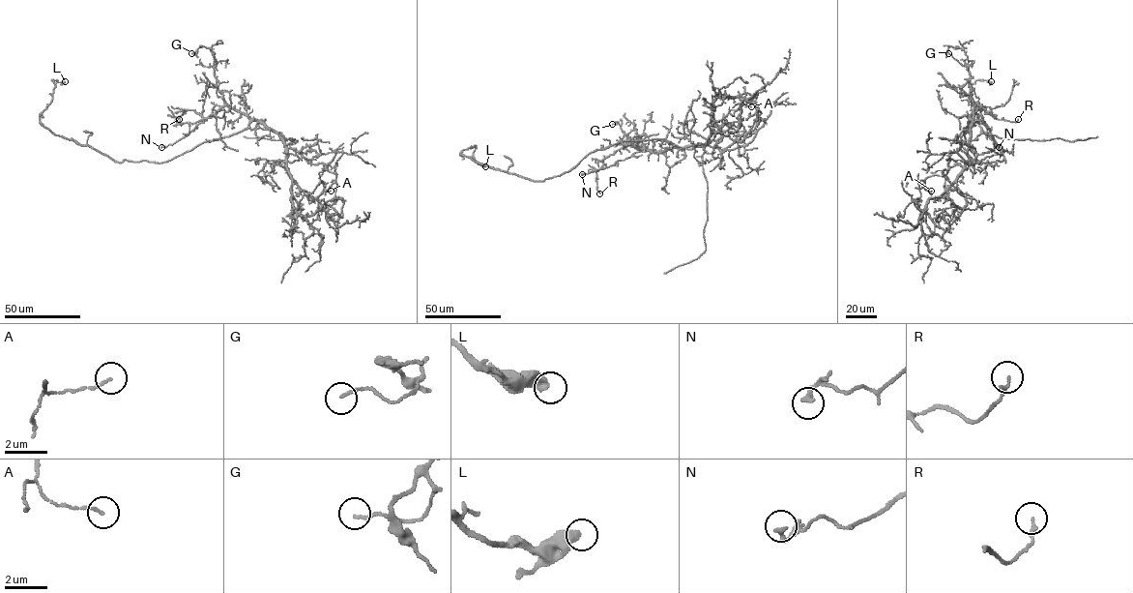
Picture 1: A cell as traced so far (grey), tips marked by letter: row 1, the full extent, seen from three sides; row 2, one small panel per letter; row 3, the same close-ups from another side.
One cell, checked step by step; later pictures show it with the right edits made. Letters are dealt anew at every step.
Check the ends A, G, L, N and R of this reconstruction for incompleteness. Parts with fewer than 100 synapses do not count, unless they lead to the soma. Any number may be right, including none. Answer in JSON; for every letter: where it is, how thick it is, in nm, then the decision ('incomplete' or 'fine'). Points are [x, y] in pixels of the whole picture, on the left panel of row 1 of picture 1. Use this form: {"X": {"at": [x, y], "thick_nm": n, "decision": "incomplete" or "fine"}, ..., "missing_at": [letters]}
{"A": {"at": [331, 191], "thick_nm": 130, "decision": "fine"}, "G": {"at": [191, 53], "thick_nm": 130, "decision": "fine"}, "L": {"at": [65, 81], "thick_nm": 420, "decision": "fine"}, "N": {"at": [161, 147], "thick_nm": 240, "decision": "fine"}, "R": {"at": [179, 119], "thick_nm": 150, "decision": "fine"}, "missing_at": []}

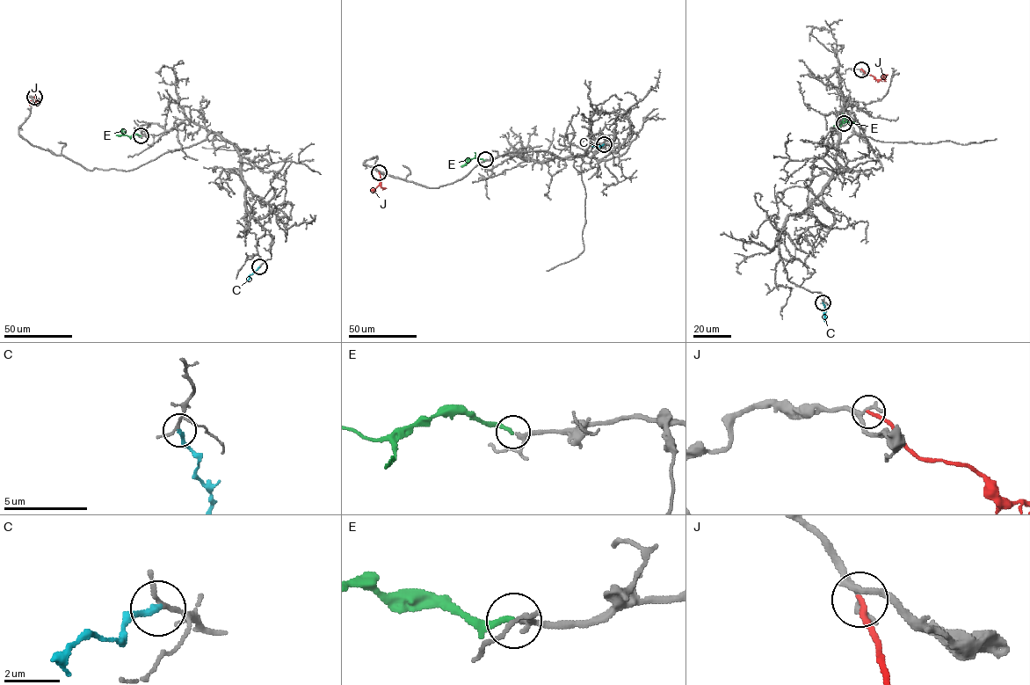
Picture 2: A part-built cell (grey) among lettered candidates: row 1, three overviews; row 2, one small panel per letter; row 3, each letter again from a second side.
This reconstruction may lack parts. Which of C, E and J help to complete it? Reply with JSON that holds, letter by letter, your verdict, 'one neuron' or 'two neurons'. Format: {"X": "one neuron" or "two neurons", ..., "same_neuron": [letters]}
{"C": "two neurons", "E": "one neuron", "J": "two neurons", "same_neuron": ["E"]}

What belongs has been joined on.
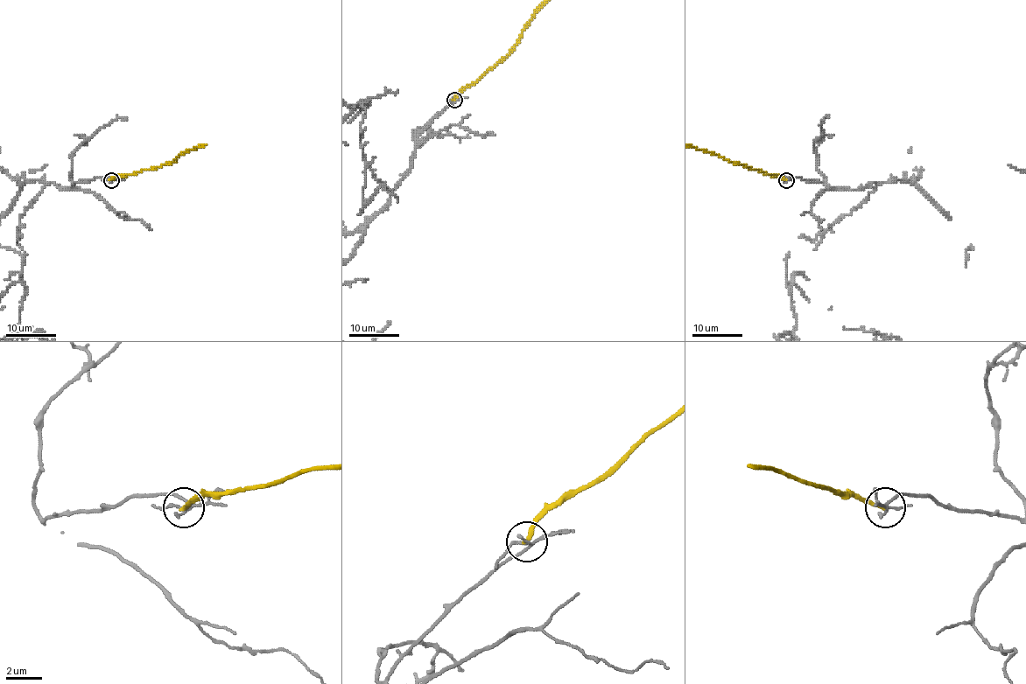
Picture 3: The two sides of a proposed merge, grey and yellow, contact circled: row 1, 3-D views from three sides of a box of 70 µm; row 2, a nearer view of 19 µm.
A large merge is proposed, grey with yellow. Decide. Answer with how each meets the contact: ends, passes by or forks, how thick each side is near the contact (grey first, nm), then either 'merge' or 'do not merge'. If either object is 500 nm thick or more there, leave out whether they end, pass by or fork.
grey forks | yellow ends | 140/240 nm | do not merge

